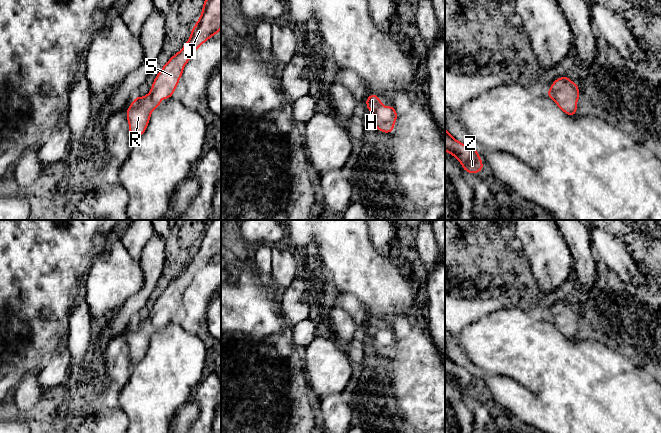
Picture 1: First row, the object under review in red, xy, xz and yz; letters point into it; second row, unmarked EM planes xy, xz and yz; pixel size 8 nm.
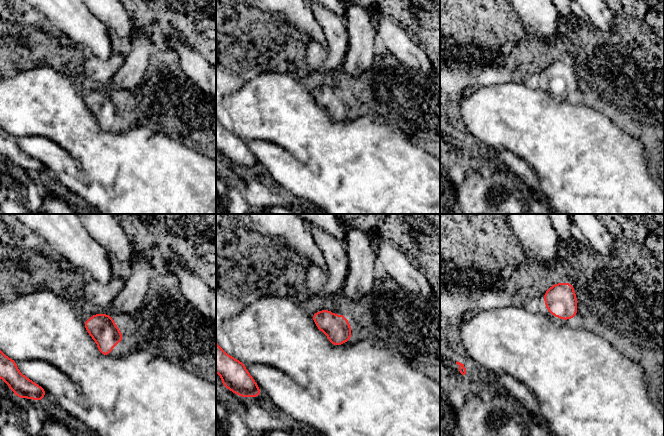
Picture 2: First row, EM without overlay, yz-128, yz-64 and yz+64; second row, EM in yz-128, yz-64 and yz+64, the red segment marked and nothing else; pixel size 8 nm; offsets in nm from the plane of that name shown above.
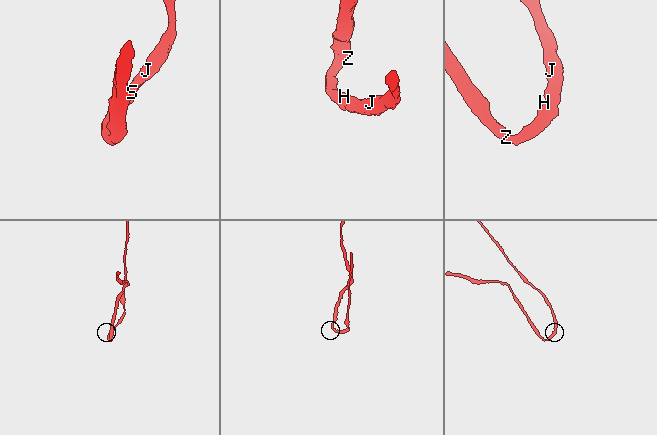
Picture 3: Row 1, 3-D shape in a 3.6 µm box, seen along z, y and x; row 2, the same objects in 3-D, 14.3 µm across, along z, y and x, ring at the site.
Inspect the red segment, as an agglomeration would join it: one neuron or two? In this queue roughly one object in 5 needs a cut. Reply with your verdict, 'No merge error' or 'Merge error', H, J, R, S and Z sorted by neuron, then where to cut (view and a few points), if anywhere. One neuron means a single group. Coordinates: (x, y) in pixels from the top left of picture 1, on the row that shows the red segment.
No merge error. Groups: H J R S Z. No split

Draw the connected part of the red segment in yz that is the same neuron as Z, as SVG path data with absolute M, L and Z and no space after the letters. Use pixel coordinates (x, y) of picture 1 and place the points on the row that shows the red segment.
M446 128L445 151L456 157L468 173L479 173L483 169L483 163L477 149L454 139Z

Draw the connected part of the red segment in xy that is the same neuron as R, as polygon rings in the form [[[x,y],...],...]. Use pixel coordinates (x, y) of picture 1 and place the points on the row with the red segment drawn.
[[[205,0],[200,18],[193,27],[188,42],[161,68],[151,91],[144,97],[135,97],[127,109],[130,139],[136,141],[146,130],[152,111],[161,99],[171,98],[182,77],[183,68],[195,50],[221,29],[221,0]]]

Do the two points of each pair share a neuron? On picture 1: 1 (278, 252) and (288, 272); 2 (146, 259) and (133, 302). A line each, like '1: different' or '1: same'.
1: same
2: same

